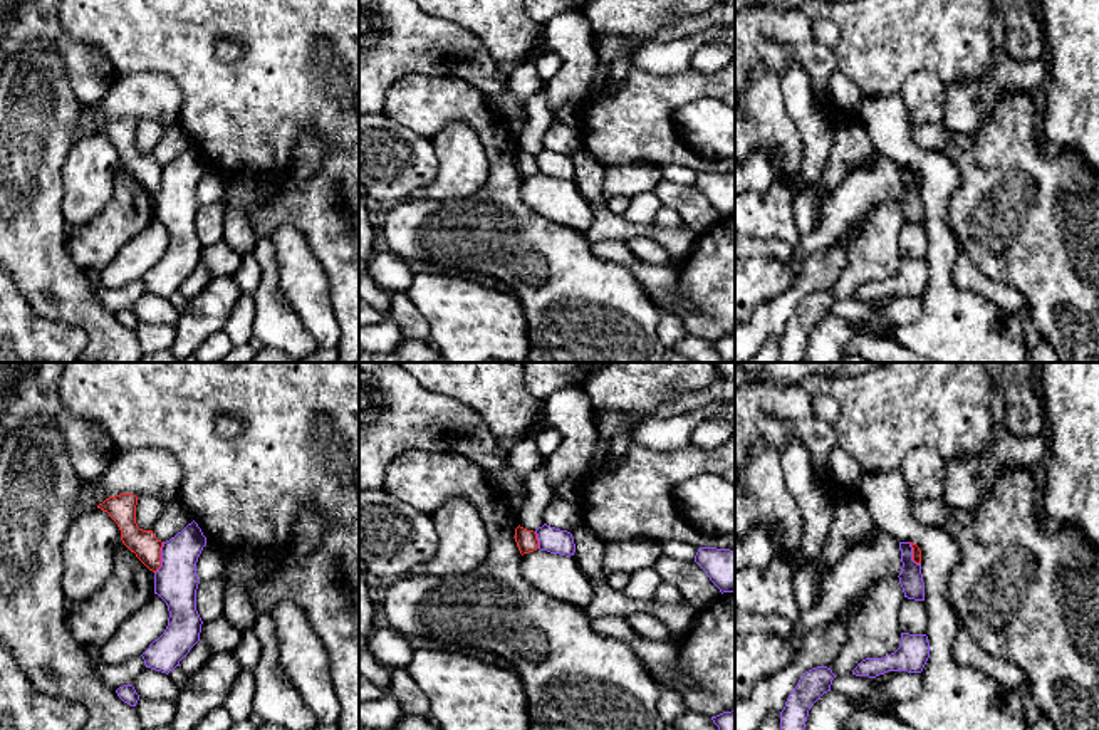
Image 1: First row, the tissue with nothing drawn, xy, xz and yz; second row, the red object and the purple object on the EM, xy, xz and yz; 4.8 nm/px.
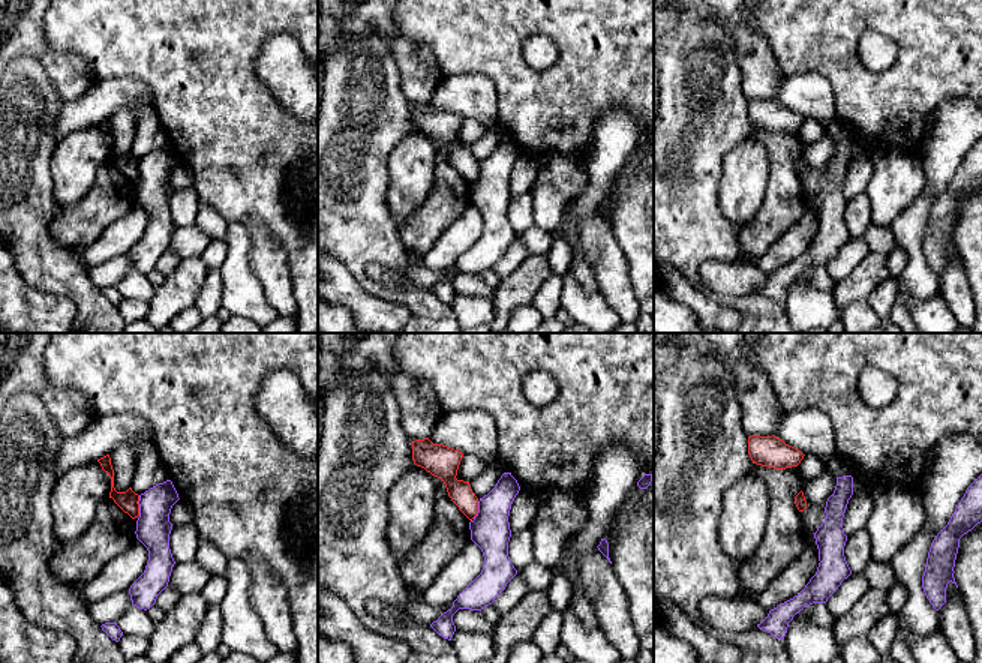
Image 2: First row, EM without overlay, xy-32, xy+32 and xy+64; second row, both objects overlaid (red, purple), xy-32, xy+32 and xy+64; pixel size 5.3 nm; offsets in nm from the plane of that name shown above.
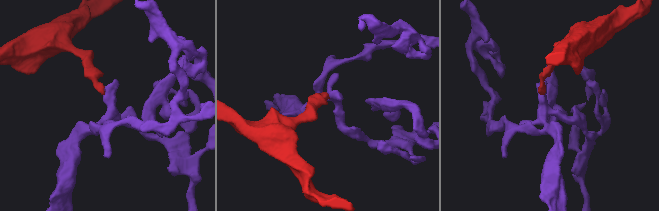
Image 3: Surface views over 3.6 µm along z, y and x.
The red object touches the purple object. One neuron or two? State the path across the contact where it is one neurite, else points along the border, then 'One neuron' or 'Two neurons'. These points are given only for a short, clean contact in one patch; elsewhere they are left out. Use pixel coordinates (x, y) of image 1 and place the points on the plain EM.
Boundary: xy (163, 166), (160, 192), (155, 197). Two neurons

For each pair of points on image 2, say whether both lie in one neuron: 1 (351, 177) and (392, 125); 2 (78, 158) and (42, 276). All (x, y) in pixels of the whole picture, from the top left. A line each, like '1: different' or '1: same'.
1: same
2: different

